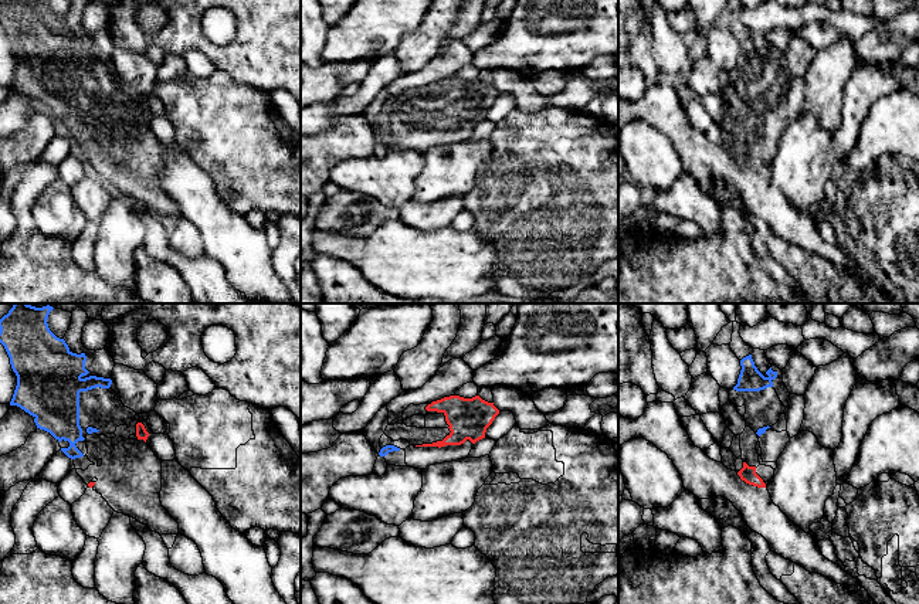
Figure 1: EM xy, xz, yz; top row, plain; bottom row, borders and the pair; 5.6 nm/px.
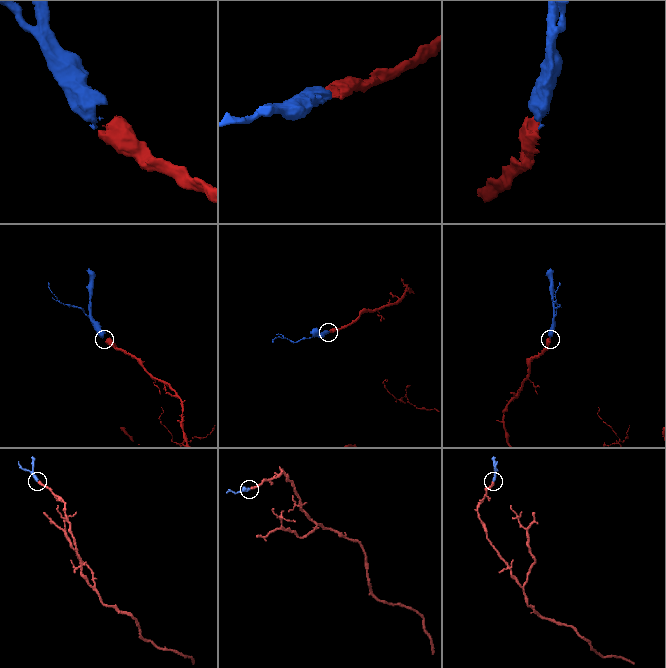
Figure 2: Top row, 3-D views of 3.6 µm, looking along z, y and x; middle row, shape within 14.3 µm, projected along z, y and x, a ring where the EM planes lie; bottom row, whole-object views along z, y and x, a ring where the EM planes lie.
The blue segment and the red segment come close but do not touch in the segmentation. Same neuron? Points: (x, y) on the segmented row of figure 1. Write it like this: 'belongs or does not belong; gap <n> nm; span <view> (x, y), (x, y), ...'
belongs; gap 100 nm; span xz (399, 448), (416, 445)

